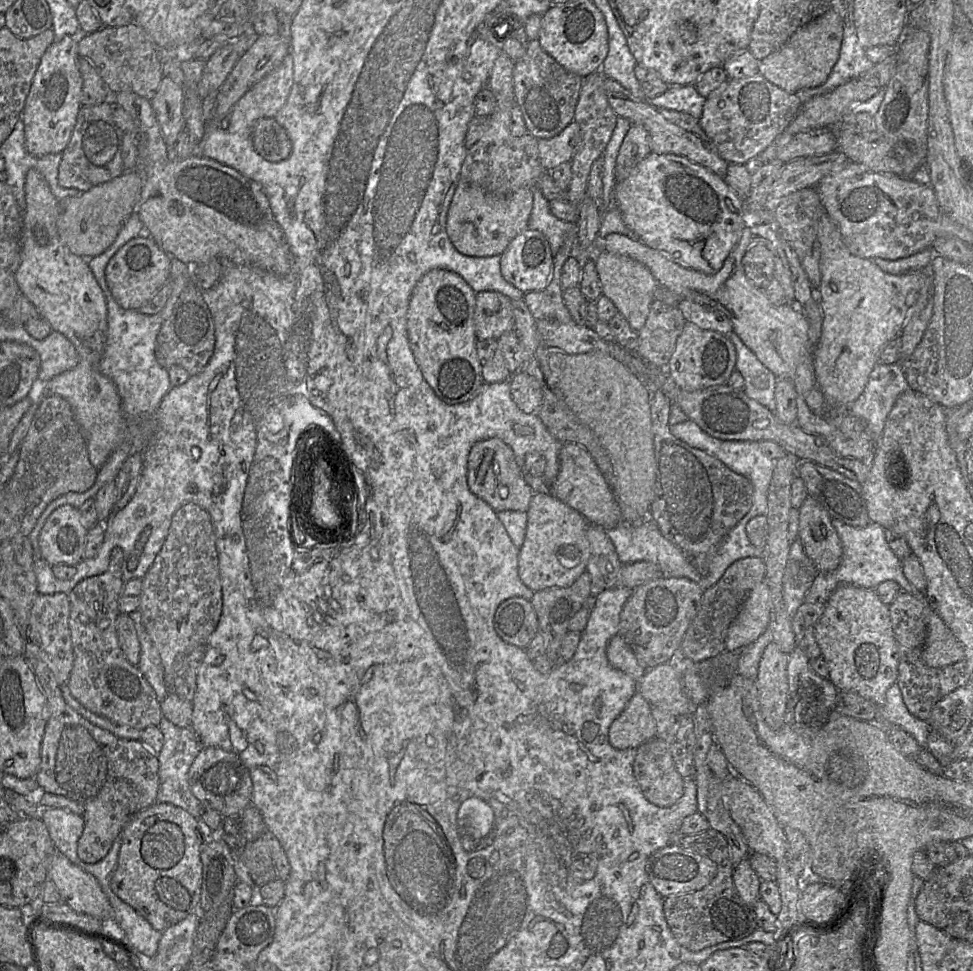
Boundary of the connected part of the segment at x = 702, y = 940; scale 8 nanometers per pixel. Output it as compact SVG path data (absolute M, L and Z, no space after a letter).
M709 828L700 833L681 836L678 844L684 849L710 858L717 865L717 873L701 890L664 898L664 915L676 941L690 951L700 951L721 942L739 940L750 935L757 927L755 914L742 900L734 885L734 865L726 838L717 830Z

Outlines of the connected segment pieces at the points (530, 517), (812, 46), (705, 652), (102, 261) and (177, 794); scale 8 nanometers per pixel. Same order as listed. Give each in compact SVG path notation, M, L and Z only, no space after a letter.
M549 491L533 495L527 511L525 540L518 556L521 581L532 591L571 586L586 570L590 556L588 522Z
M832 8L798 28L790 38L759 63L759 73L789 93L823 84L839 58L844 22Z
M749 557L736 561L714 586L704 591L700 610L684 636L681 652L694 663L714 658L726 650L728 631L737 619L743 604L756 585L765 579L763 558Z
M133 212L124 223L112 245L102 254L92 259L87 259L88 266L99 283L107 301L107 338L99 368L115 384L121 398L123 412L130 418L154 415L161 400L171 389L168 371L159 365L155 357L156 340L162 324L172 314L181 292L190 280L194 280L191 272L192 267L172 258L169 277L172 289L165 307L155 315L143 315L137 310L122 308L115 301L108 288L105 269L116 252L127 242L140 236L143 231L144 225L140 216L138 213Z
M162 716L159 729L163 734L164 744L161 751L156 755L159 762L159 789L157 794L158 803L170 803L178 806L194 818L200 818L201 803L192 794L188 781L188 772L194 759L204 747L196 733L191 728L181 728Z

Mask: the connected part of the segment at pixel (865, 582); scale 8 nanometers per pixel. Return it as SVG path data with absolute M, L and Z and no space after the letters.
M833 520L833 525L841 539L843 555L840 565L832 572L819 573L812 586L805 595L805 602L827 603L831 595L843 585L854 585L865 589L876 589L885 581L895 581L902 592L918 598L926 599L925 593L916 589L906 578L903 570L903 561L889 546L887 530L878 523L871 522L865 527L857 528L839 520Z

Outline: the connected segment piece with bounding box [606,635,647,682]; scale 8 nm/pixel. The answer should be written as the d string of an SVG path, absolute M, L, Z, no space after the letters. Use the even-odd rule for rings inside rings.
M620 635L611 638L606 648L606 655L612 667L631 676L637 682L647 671L638 662L635 653Z

